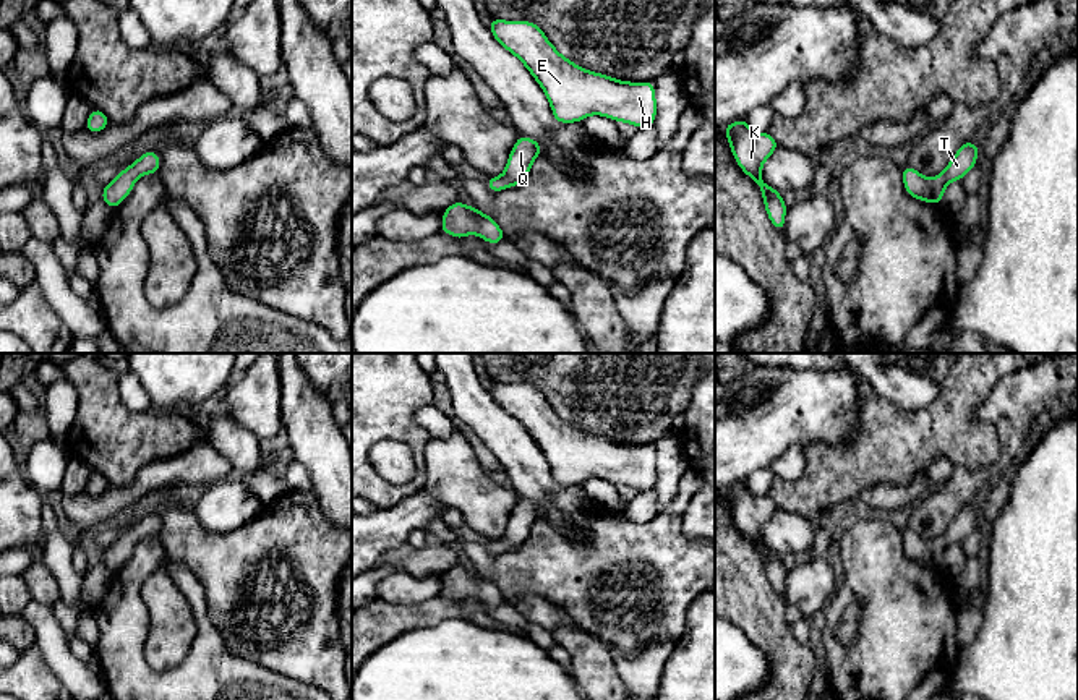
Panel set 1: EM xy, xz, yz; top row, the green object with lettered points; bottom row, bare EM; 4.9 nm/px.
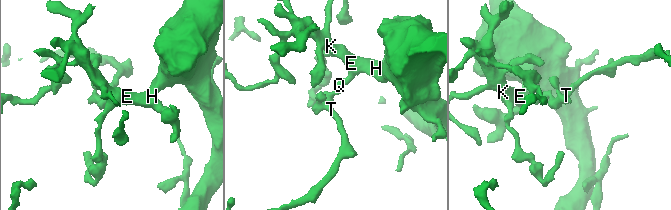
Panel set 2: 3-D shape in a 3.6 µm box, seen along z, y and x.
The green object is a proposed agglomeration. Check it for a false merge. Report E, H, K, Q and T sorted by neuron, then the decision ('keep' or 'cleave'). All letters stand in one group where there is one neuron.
E H K Q T; keep

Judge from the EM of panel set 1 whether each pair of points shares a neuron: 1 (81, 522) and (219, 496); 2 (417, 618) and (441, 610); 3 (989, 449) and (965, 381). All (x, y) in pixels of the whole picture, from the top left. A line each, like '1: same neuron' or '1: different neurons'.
1: different neurons
2: same neuron
3: same neuron

